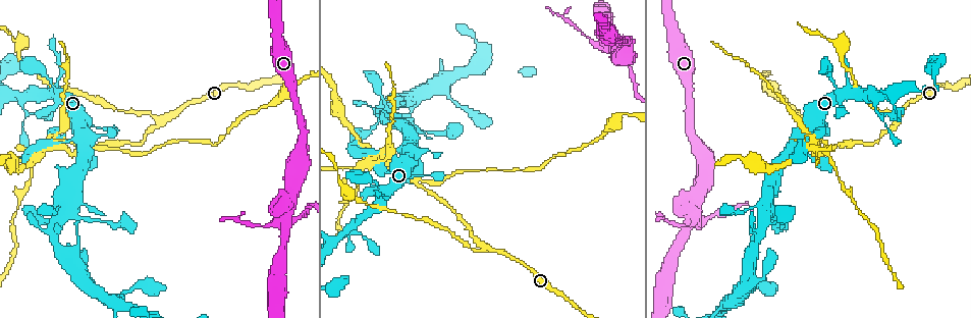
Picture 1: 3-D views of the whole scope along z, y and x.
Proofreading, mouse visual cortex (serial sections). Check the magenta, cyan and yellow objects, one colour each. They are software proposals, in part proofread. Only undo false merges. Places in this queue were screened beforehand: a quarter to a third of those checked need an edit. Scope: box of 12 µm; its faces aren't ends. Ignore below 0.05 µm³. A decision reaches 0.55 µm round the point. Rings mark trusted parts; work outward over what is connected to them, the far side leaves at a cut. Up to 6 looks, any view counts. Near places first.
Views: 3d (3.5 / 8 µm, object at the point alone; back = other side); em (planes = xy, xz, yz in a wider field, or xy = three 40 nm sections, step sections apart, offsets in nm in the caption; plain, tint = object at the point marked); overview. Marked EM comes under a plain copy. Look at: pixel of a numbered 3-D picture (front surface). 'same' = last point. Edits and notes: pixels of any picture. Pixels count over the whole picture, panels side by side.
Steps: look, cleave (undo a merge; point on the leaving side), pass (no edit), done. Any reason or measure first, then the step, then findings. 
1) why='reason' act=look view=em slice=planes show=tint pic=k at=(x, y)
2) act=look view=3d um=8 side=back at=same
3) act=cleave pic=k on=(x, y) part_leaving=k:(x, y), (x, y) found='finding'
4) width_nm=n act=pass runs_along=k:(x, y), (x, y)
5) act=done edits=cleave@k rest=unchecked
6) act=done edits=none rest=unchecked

why='narrows sharply' act=look view=3d um=3.5 pic=1 at=(898, 123)

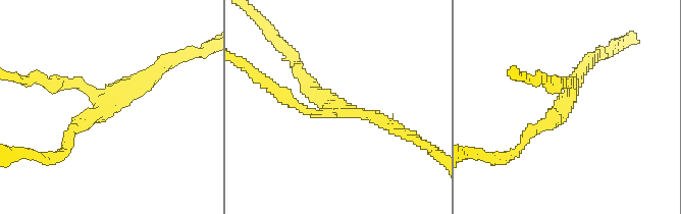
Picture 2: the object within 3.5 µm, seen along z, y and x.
arms=3 arm_widths_nm=150,200,200 act=look view=em slice=xy step=5 show=tint pic=2 at=(567, 105)

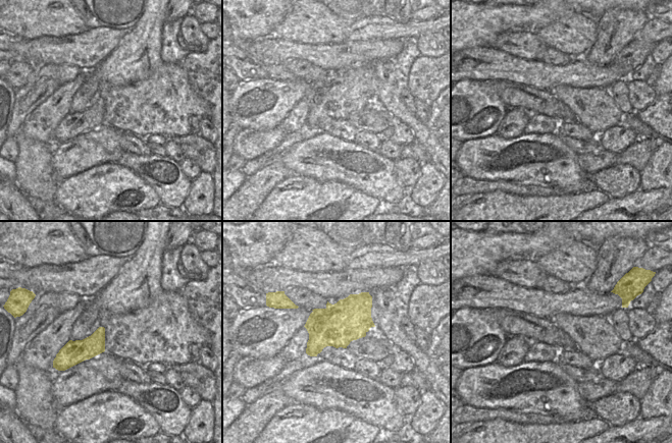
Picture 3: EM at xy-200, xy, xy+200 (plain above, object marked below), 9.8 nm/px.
act=pass runs_along=2:(161, 64), (86, 117), (70, 137) found='one cell here'

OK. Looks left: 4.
why='thin neck' act=look view=3d um=3.5 pic=1 at=(874, 99)

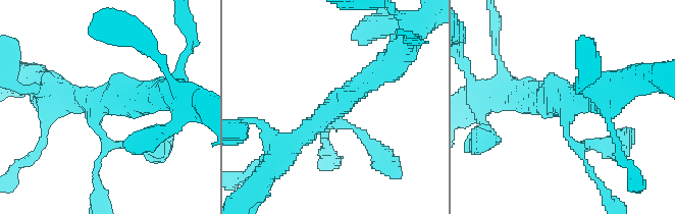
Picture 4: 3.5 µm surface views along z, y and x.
arms=3 arm_widths_nm=150,300,350 act=look view=em slice=xy step=1 show=tint pic=4 at=(330, 109)

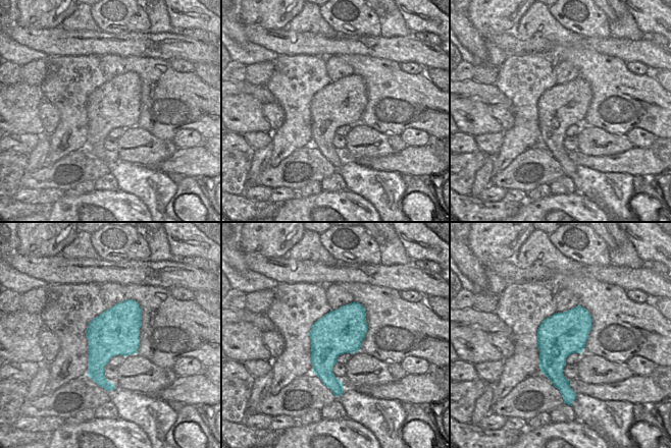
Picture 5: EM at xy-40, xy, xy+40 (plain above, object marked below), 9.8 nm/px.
act=pass runs_along=4:(384, 68), (328, 110), (275, 162) found='one cell here'

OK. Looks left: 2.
why='four-way junction' act=look view=3d um=3.5 pic=1 at=(380, 158)

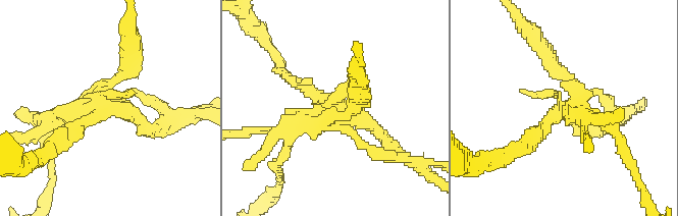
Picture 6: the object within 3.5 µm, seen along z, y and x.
why='need the tissue' act=look view=em slice=xy step=3 show=tint pic=6 at=(559, 107)

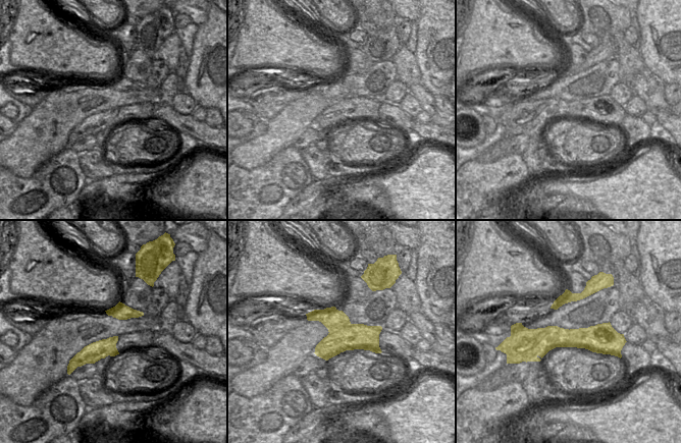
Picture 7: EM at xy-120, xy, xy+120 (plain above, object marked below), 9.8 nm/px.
act=cleave pic=6 on=(549, 67) border=7:(569, 330), (560, 335), (559, 346) found='a second cell is stuck on'

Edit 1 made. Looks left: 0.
act=done edits=cleave@6 rest=unchecked

